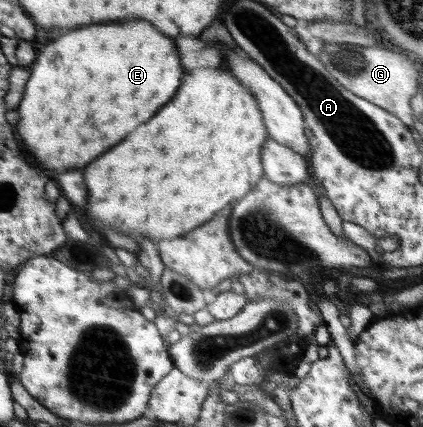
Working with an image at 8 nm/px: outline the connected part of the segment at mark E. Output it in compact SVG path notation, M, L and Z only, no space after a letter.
M145 20L87 26L67 32L45 46L28 69L30 79L16 108L19 113L17 132L21 132L21 140L25 140L25 148L29 148L29 156L33 156L49 176L69 168L83 168L105 150L113 148L173 98L183 76L173 40L165 38Z

